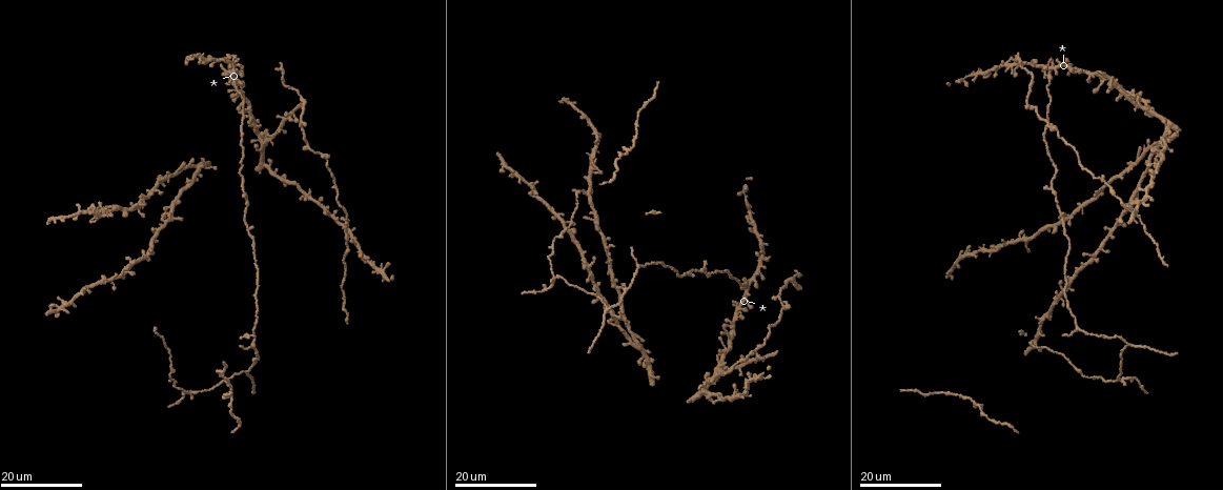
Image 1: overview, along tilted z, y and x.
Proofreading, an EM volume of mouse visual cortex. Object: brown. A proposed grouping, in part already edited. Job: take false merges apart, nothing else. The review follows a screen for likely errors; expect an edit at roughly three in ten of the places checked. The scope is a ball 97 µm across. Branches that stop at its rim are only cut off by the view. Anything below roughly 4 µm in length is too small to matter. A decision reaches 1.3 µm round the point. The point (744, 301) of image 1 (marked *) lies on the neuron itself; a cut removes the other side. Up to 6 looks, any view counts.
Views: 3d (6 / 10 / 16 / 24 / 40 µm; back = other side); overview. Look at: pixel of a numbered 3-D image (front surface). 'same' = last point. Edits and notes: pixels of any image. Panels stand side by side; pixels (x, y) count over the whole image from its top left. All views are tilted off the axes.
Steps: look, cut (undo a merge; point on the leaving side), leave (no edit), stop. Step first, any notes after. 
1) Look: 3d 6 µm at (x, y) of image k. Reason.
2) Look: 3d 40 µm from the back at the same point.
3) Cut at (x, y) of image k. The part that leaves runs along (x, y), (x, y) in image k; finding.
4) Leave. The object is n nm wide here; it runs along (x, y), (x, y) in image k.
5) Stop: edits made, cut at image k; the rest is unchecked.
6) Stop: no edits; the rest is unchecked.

Look: 3d 24 µm at (1035, 110) of image 1. Thick turns thin.

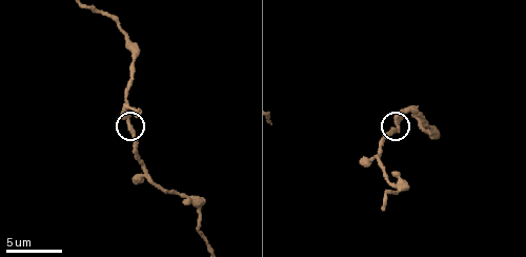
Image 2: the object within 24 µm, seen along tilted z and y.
Look: 3d 10 µm at (126, 122) of image 2. Zoom in.

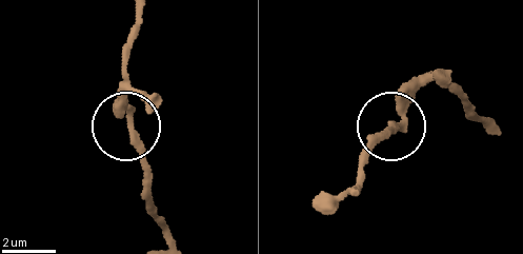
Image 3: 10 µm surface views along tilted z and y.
Look: 3d 10 µm from the back at (131, 121) of image 3.

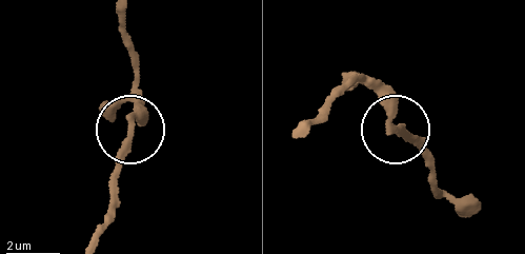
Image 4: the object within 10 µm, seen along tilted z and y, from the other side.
Leave. Continuous, no second neuron.

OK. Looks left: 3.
Look: 3d 16 µm at (231, 394) of image 1.

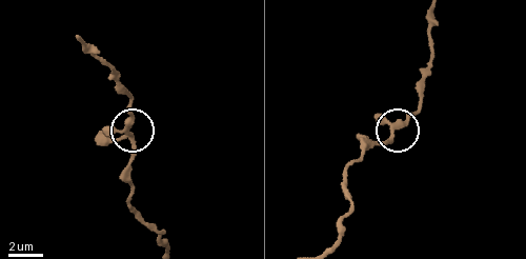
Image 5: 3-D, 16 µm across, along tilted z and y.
Look: 3d 10 µm at (389, 139) of image 5.

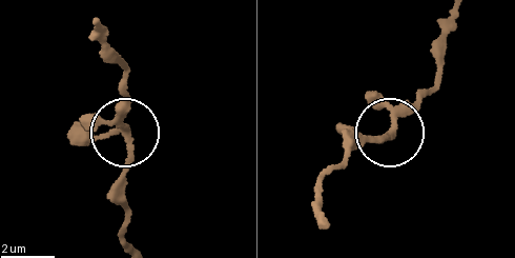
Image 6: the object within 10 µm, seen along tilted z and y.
Leave. 3 arms meet here; one neuron here.

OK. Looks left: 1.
Stop: no edits; the rest is unchecked.

